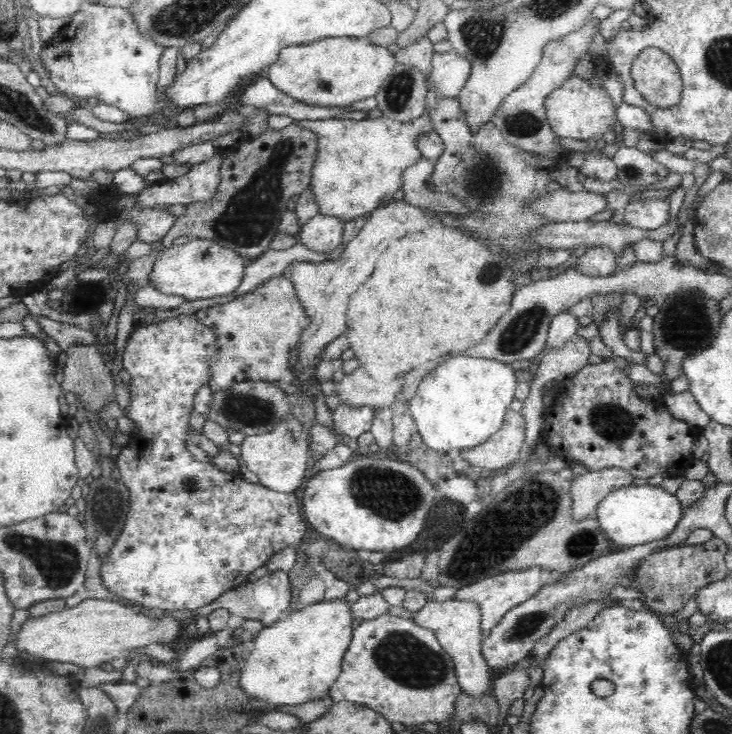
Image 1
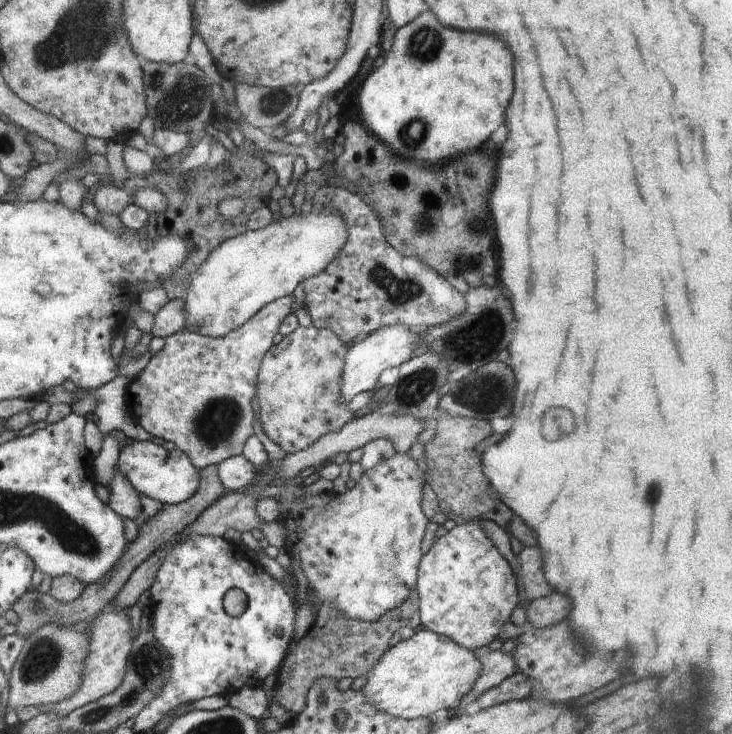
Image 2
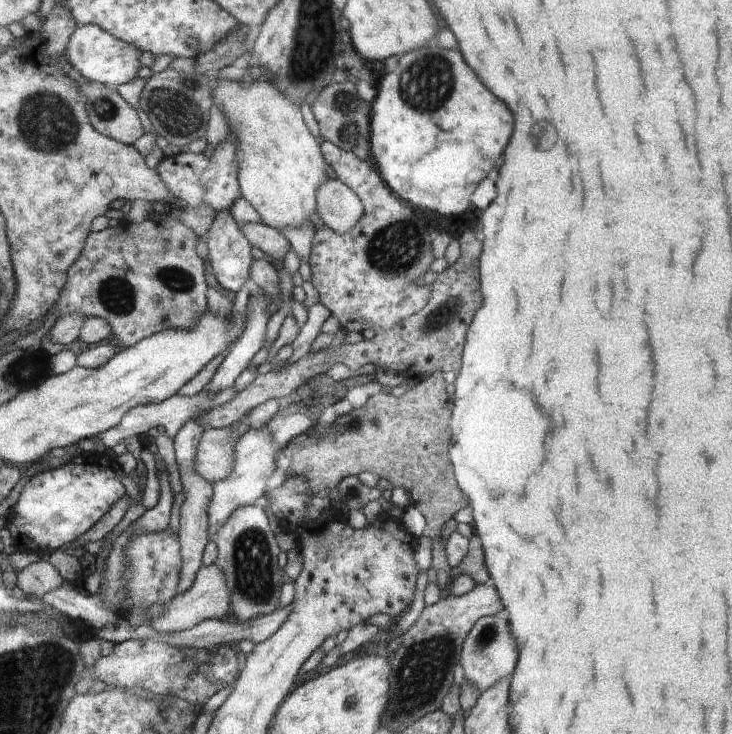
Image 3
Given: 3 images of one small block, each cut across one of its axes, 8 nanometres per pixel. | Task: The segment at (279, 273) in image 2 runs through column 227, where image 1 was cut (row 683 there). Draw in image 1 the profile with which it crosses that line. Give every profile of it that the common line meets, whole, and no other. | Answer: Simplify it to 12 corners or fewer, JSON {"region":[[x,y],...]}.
{"region":[[323,599],[254,638],[239,685],[282,706],[326,698],[352,604]]}

